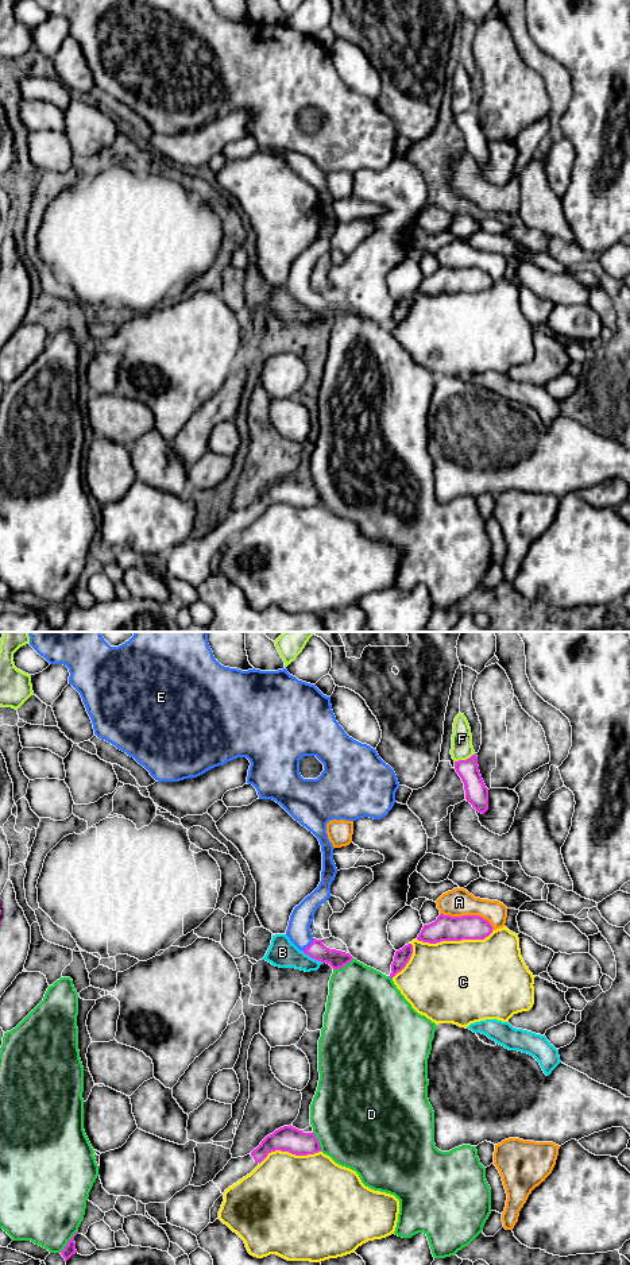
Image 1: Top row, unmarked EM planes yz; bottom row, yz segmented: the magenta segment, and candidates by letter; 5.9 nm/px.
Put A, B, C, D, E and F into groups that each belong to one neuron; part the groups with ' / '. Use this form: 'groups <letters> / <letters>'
groups A / B / C / D / E / F

